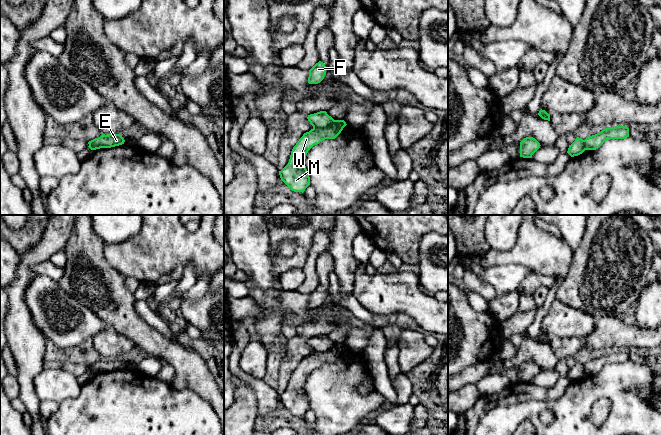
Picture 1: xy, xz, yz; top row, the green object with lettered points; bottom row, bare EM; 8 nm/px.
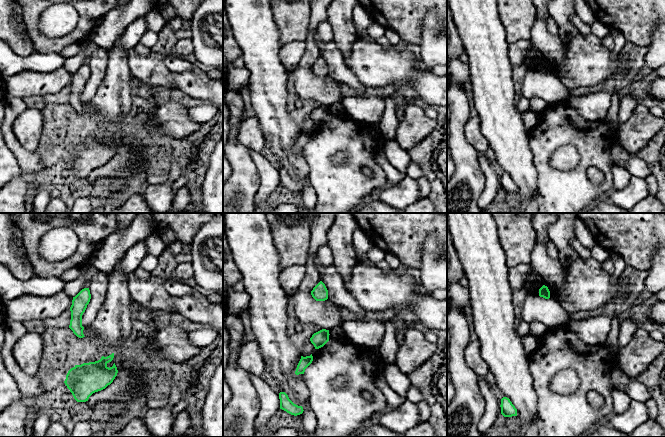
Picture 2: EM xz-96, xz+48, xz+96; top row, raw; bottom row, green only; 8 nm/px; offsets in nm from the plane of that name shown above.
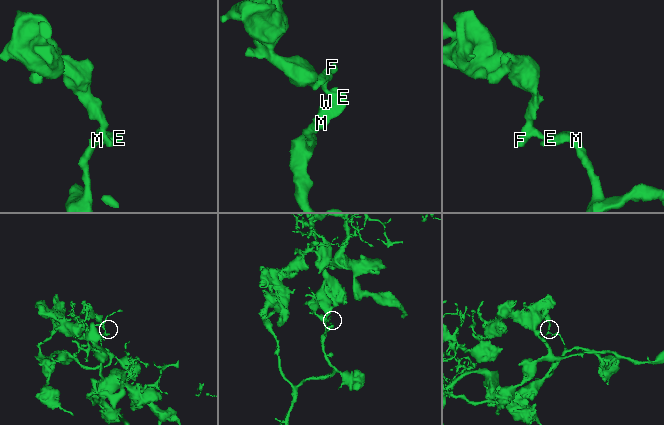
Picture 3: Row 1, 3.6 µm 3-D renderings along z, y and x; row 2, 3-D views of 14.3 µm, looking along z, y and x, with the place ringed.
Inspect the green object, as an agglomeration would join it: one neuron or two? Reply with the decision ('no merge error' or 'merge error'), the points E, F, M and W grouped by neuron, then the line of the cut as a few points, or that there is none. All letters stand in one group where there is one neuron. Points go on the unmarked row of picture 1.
merge error; groups E M W / F; cut xz (334, 344), (326, 350), (313, 351)

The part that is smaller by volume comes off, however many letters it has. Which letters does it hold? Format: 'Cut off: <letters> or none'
Cut off: F

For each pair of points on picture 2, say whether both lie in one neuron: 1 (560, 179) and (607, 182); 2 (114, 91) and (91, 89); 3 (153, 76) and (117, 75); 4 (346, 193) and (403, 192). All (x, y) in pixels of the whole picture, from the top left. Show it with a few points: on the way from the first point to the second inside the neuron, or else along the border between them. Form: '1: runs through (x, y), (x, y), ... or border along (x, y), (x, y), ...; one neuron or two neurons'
1: runs through (572, 187), (595, 187); one neuron
2: border along (106, 68), (106, 74), (97, 91), (85, 103); two neurons
3: border along (128, 57), (130, 72), (133, 76); two neurons
4: border along (384, 187), (380, 189); two neurons

